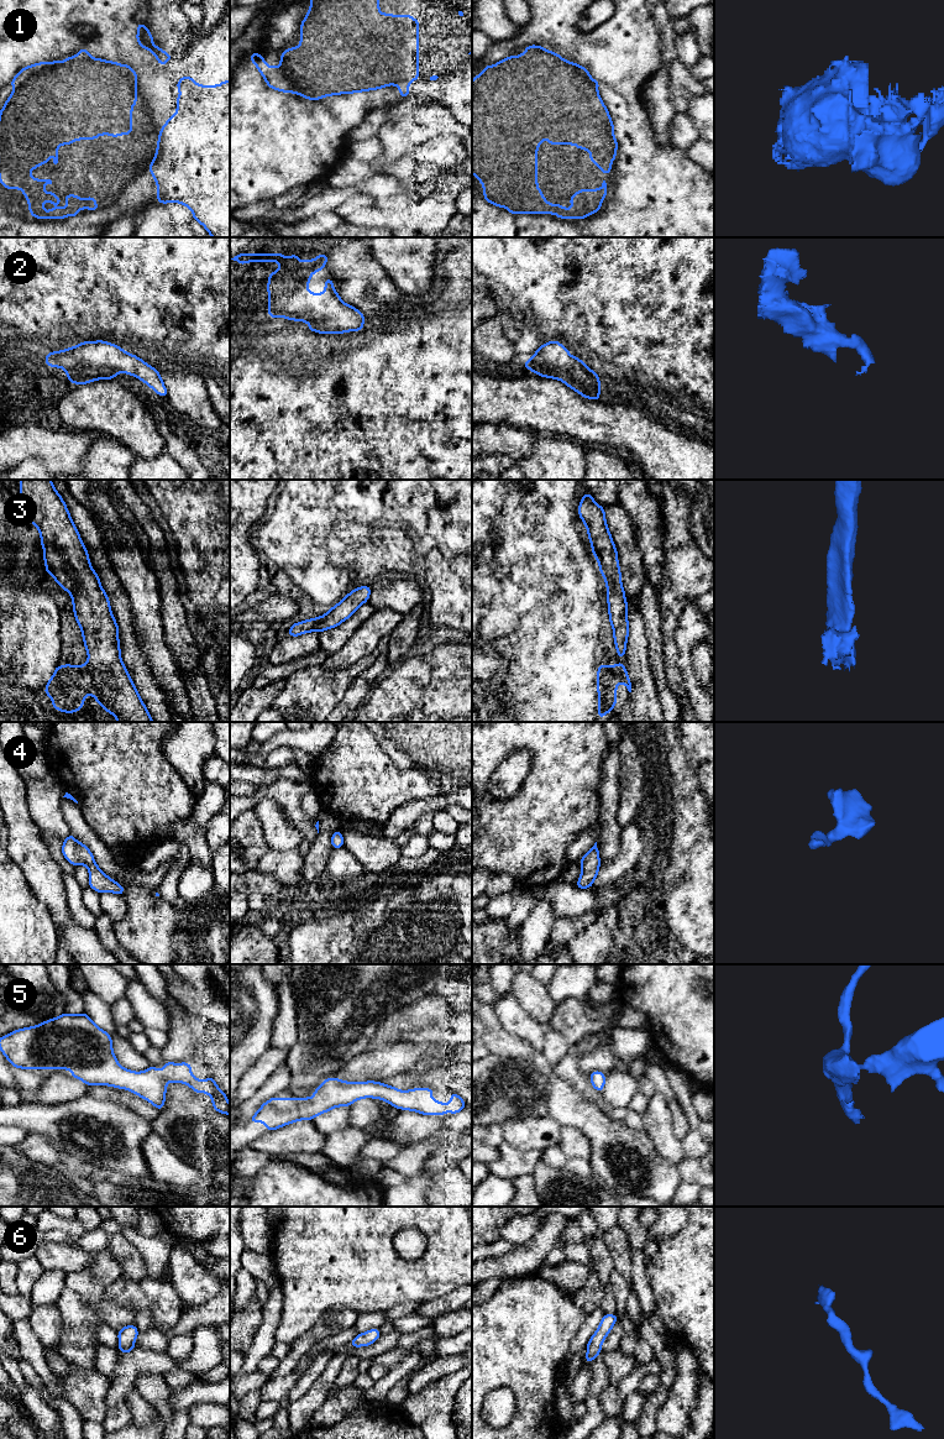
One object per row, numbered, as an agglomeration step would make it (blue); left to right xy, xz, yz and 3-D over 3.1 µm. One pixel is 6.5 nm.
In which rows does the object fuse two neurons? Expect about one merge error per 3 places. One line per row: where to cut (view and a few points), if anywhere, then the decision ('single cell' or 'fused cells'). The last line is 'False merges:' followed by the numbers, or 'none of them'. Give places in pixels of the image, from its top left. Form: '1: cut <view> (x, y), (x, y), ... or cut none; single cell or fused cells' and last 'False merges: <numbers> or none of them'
1: cut none; single cell
2: cut none; single cell
3: cut none; single cell
4: cut none; single cell
5: cut none; single cell
6: cut none; single cell
False merges: none of them

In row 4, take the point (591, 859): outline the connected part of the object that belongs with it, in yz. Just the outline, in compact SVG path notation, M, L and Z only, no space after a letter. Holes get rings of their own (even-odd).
M596 842L594 846L579 860L582 873L575 886L579 889L592 888L593 881L597 878L598 870L601 868L599 864L599 851Z

